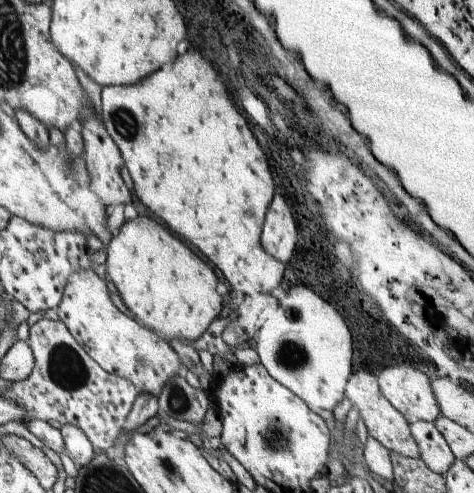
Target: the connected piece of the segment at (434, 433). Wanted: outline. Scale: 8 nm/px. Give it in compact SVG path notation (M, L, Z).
M417 421L409 424L412 439L416 442L419 454L424 464L438 474L446 476L455 461L455 456L448 446L448 442L435 422Z

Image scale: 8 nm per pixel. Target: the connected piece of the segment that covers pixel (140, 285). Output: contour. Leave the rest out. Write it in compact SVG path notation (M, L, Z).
M137 216L137 218L134 218L132 221L126 221L121 227L121 230L114 234L111 242L107 245L105 252L108 254L108 258L106 260L107 277L112 280L114 286L118 289L120 297L122 297L122 302L124 302L126 307L128 307L128 310L132 312L132 316L134 316L136 321L142 322L142 324L152 329L154 333L162 334L167 343L174 340L180 340L182 343L191 344L193 341L200 338L208 328L210 328L210 324L212 324L212 322L218 318L220 312L222 312L223 299L216 291L219 280L214 270L212 270L212 268L210 268L210 266L208 266L208 264L206 264L198 254L194 254L194 252L192 252L192 250L190 250L190 248L188 248L188 246L186 246L178 236L170 233L169 230L166 230L166 228L161 226L156 222L156 220L147 218L146 216Z

